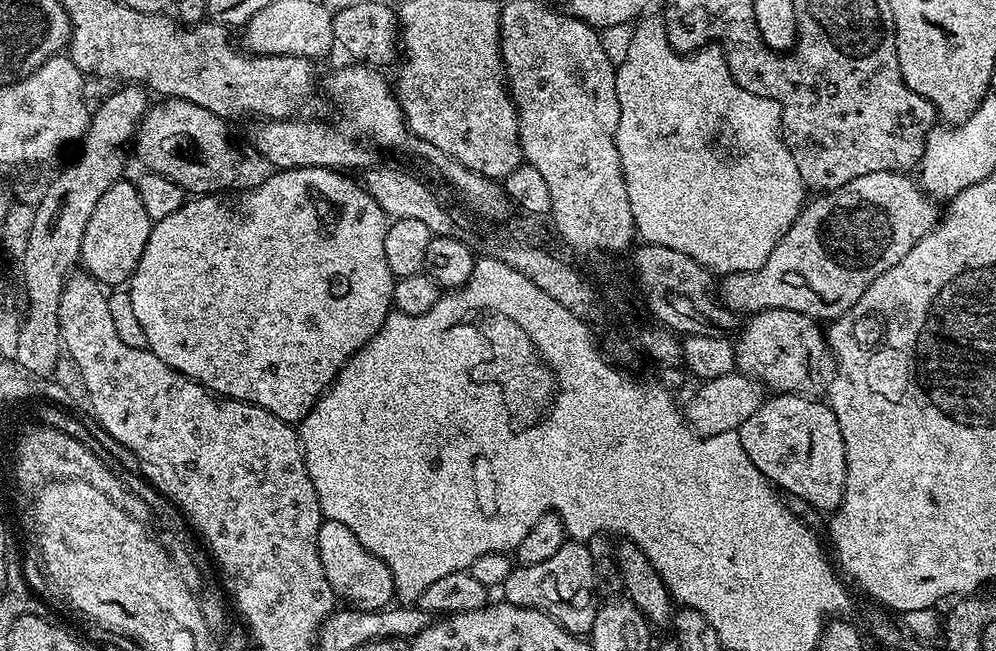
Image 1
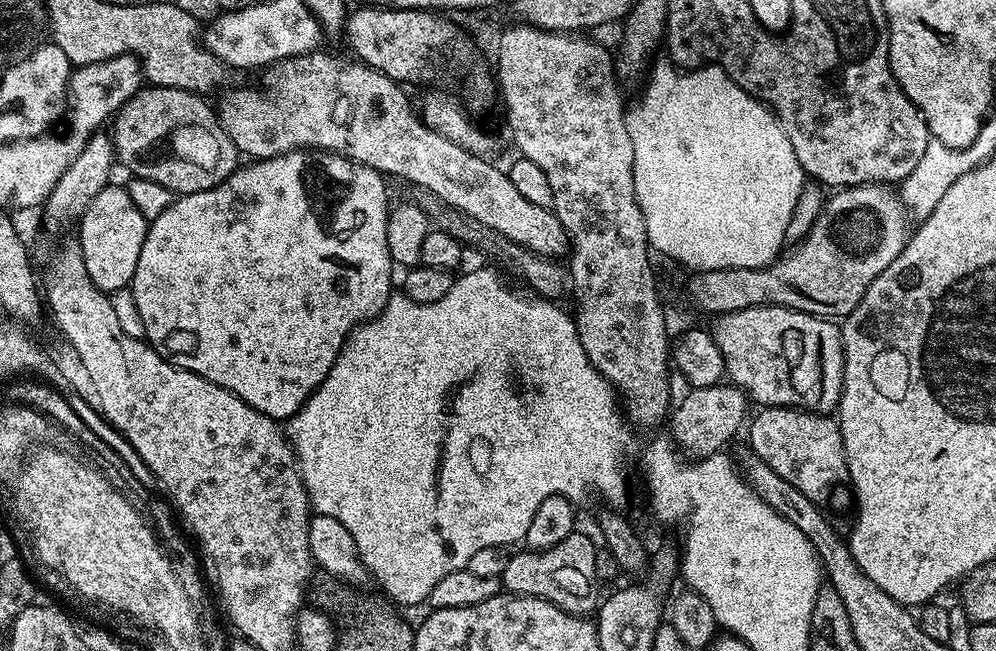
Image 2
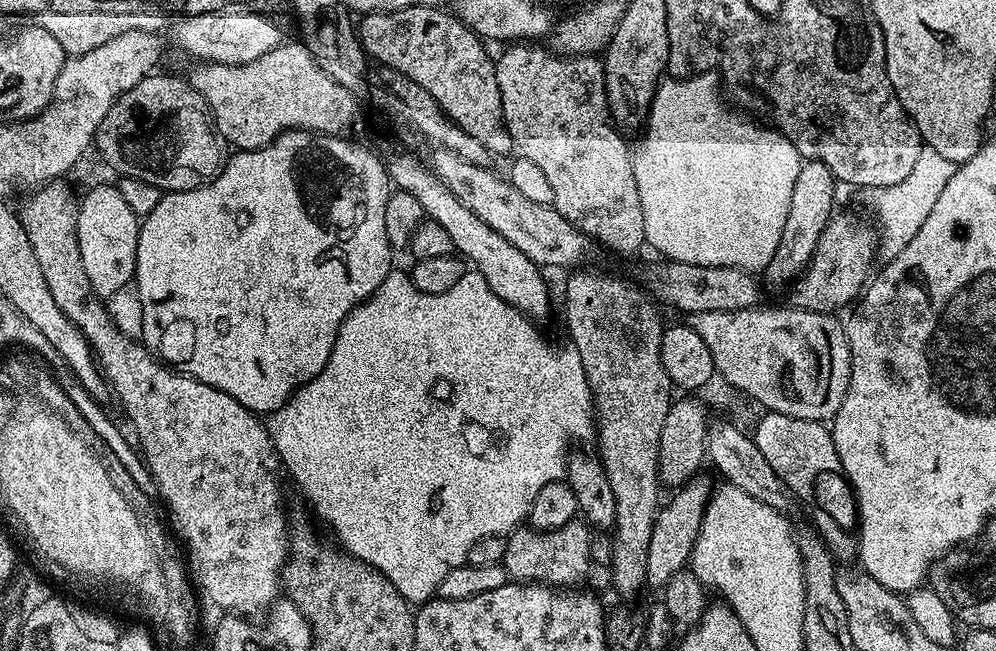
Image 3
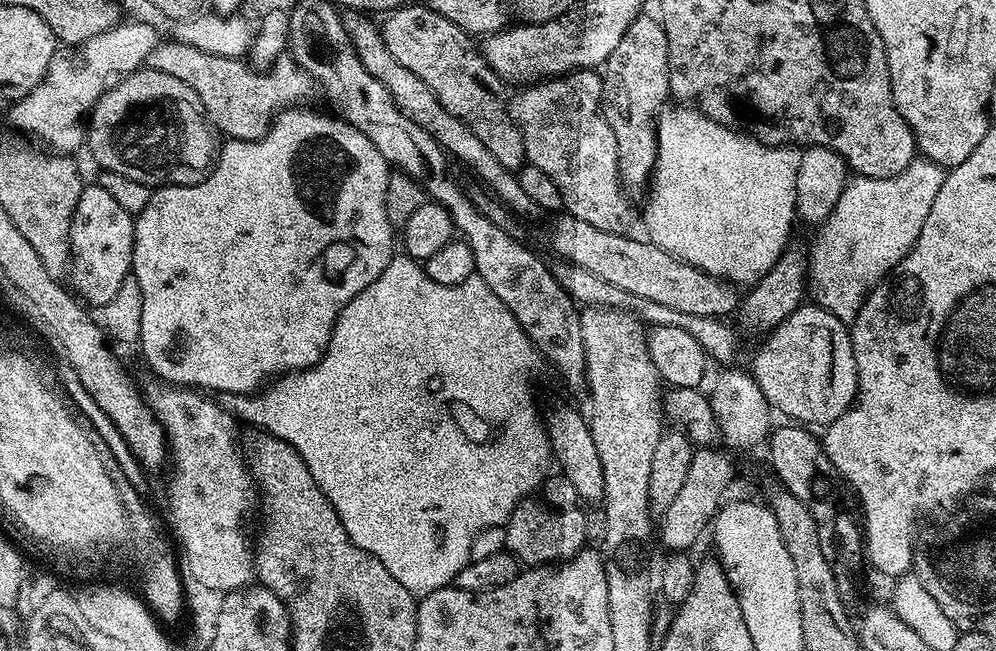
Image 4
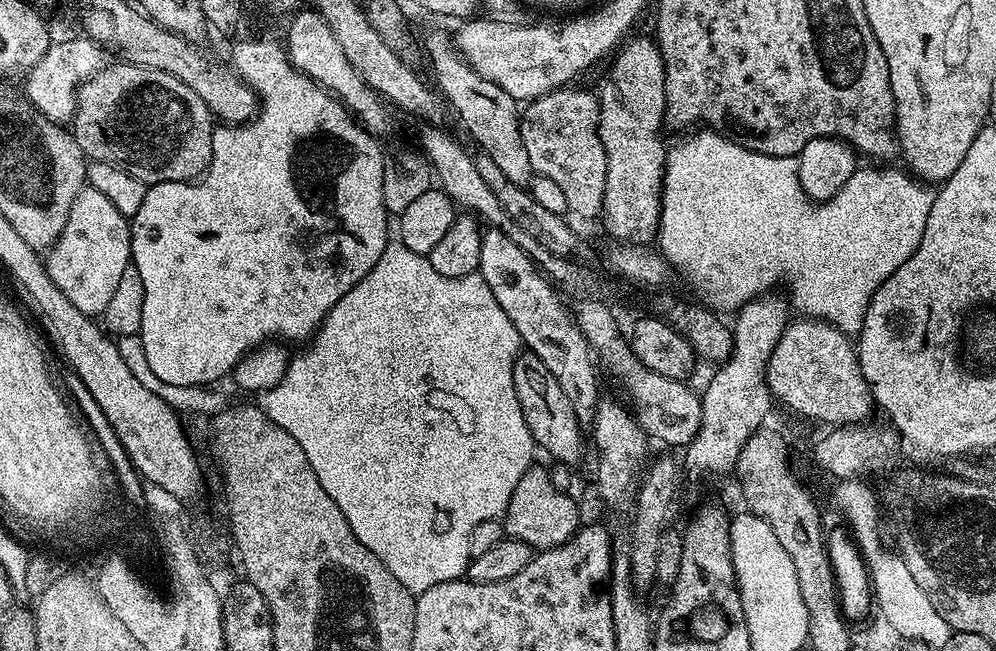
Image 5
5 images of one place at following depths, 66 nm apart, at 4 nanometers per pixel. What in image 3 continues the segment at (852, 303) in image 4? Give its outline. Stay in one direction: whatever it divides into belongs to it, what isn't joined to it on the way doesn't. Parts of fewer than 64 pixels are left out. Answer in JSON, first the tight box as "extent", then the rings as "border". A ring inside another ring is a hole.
{"extent":[871,146,957,261],"border":[[[926,146],[918,154],[914,170],[910,170],[909,176],[903,182],[897,182],[895,186],[871,189],[871,215],[878,221],[878,252],[881,257],[884,256],[885,261],[892,260],[902,250],[906,250],[906,246],[910,246],[910,238],[918,234],[918,226],[926,222],[934,202],[938,202],[938,194],[942,194],[942,189],[946,182],[950,182],[956,169],[957,165],[950,158],[942,158],[938,150]]]}

